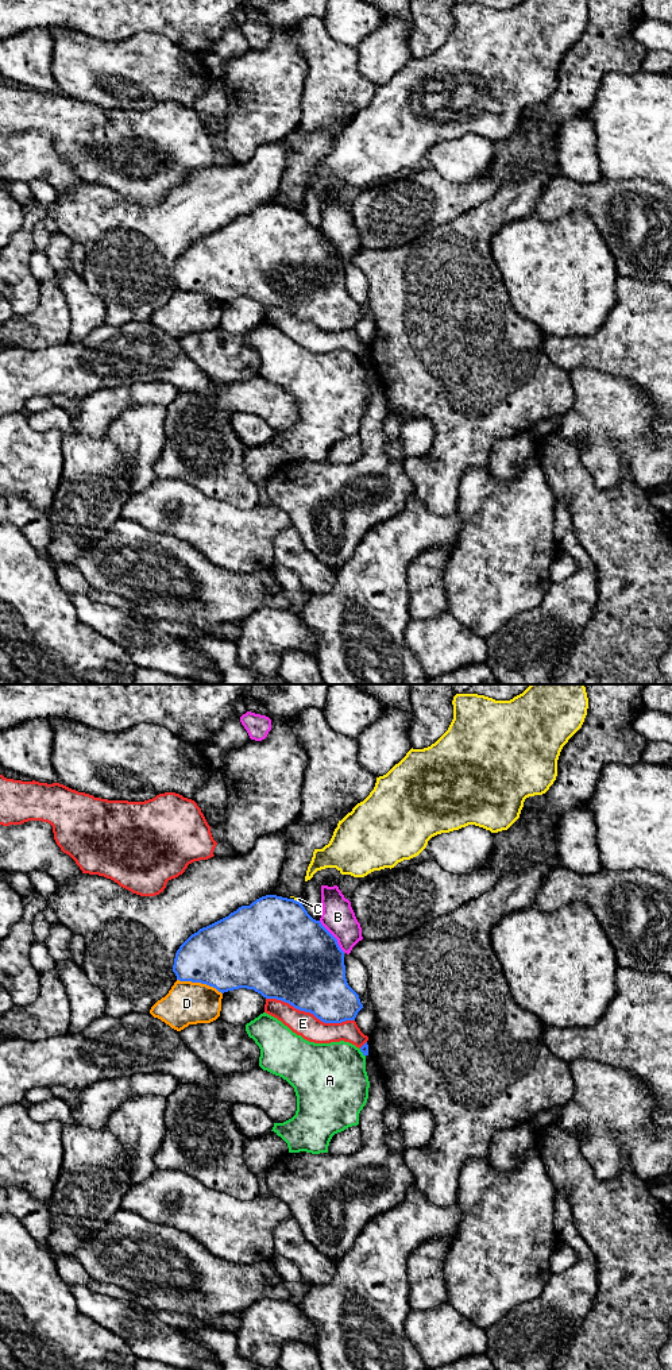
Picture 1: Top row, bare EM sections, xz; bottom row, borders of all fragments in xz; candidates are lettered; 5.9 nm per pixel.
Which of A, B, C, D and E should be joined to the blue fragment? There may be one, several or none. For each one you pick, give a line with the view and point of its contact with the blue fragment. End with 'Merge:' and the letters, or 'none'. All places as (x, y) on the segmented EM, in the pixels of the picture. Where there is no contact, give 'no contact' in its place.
Merge: none

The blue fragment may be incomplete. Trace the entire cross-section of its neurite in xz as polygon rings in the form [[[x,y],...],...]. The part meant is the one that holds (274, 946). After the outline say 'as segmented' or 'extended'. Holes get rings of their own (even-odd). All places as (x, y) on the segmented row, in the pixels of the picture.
[[[266,895],[200,929],[177,950],[173,972],[179,981],[201,983],[224,993],[247,988],[266,999],[289,1003],[324,1023],[355,1020],[363,1008],[345,979],[344,952],[302,903]]] | as segmented

